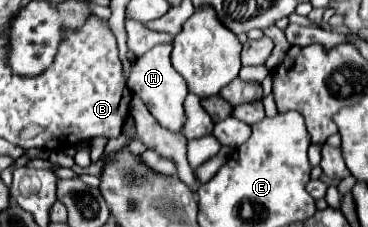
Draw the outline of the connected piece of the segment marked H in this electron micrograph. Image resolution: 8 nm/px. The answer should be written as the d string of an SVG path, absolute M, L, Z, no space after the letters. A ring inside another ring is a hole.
M160 44L154 46L152 50L148 50L146 54L142 54L136 64L130 68L130 78L128 78L128 86L130 90L140 96L144 100L144 104L148 106L148 110L152 112L152 116L168 130L172 132L180 132L182 130L182 122L184 122L184 98L188 96L188 87L186 81L172 66L170 62L170 44Z

